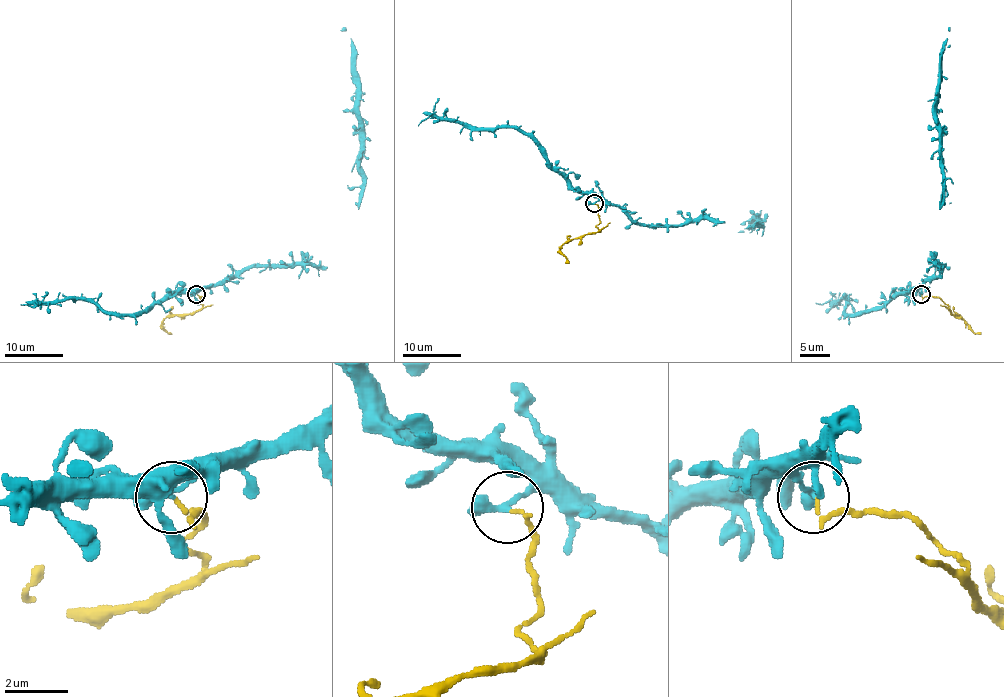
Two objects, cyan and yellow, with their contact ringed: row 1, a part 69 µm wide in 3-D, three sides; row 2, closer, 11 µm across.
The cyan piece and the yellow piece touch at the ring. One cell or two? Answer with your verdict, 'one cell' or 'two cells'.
two cells

